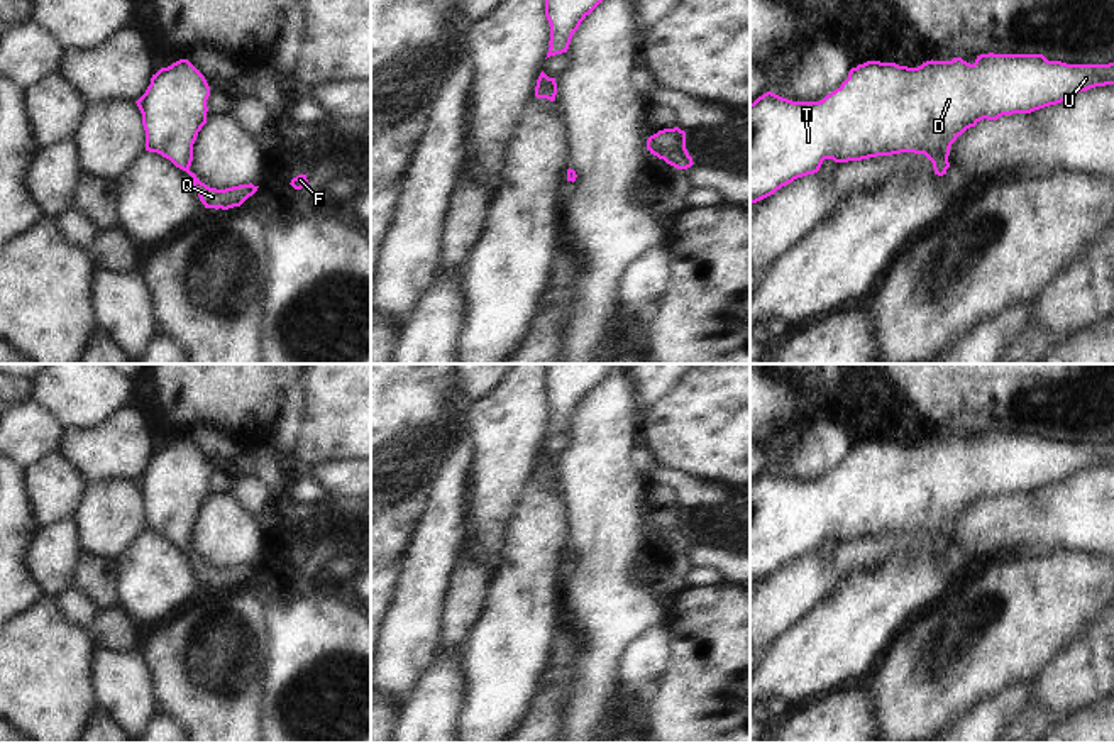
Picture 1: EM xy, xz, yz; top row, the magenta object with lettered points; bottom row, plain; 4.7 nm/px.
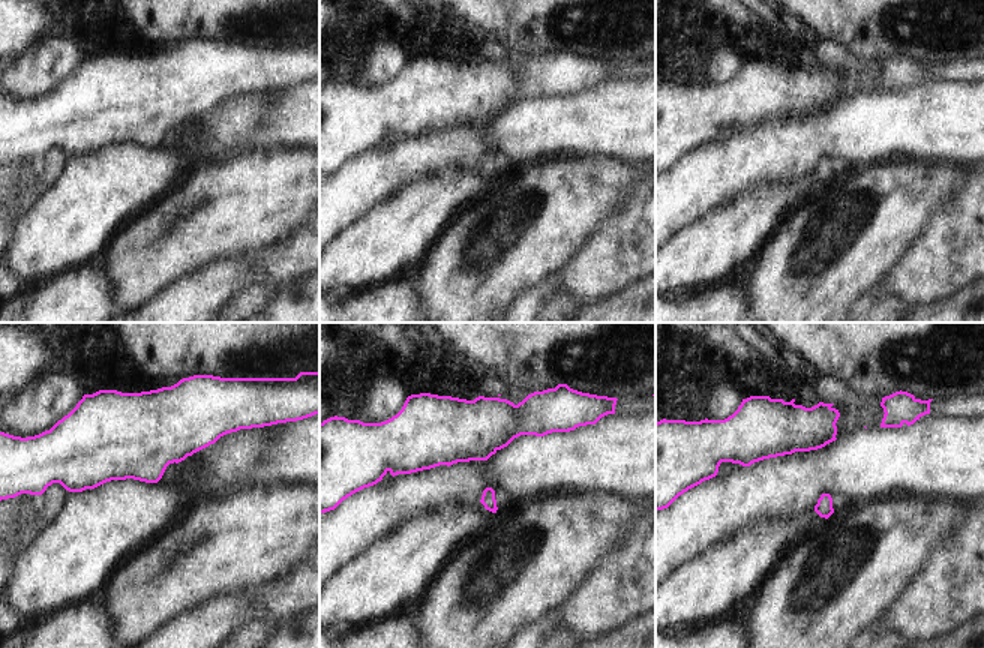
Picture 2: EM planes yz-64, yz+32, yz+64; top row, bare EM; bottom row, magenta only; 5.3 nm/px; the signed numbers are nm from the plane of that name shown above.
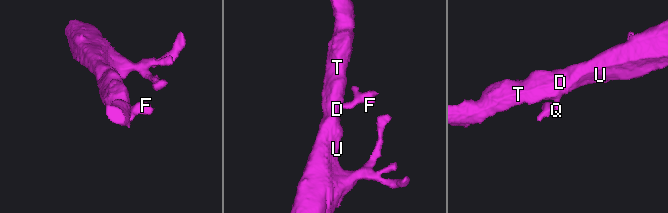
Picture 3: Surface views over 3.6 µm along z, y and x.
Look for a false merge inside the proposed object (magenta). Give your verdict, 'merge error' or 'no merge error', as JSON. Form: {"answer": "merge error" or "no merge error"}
{"answer": "no merge error"}

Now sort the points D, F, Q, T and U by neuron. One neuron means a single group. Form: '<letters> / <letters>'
D F Q T U

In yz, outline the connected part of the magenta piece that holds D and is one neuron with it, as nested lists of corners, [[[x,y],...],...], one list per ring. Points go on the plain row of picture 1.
[[[980,433],[970,443],[962,437],[951,440],[926,440],[918,447],[896,442],[867,440],[852,447],[840,467],[819,481],[792,481],[772,471],[750,482],[750,582],[774,574],[797,557],[819,550],[824,538],[835,542],[862,540],[901,531],[924,533],[935,553],[950,547],[950,526],[967,508],[980,499],[997,499],[1002,494],[1031,493],[1062,482],[1070,476],[1095,465],[1114,464],[1114,442],[1067,443],[1048,440],[1043,433]]]

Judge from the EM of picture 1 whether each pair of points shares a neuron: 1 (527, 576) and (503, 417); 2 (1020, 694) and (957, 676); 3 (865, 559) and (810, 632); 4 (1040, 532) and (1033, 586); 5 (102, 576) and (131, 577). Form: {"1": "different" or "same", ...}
{"1": "different", "2": "different", "3": "different", "4": "different", "5": "different"}

